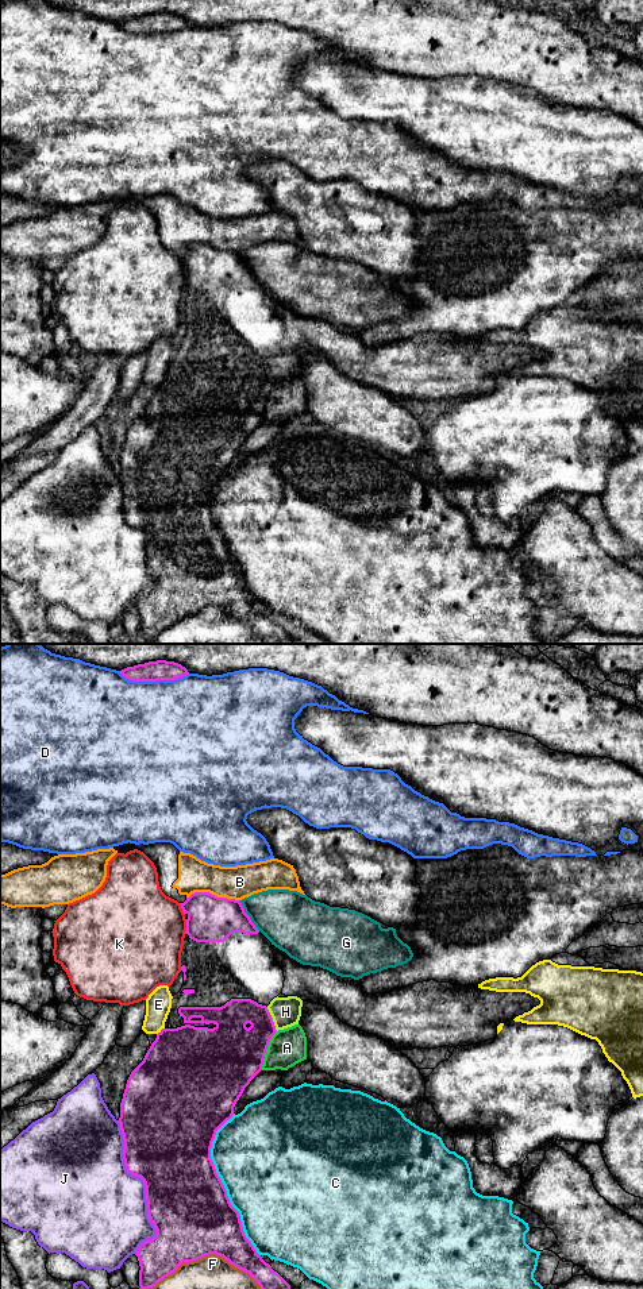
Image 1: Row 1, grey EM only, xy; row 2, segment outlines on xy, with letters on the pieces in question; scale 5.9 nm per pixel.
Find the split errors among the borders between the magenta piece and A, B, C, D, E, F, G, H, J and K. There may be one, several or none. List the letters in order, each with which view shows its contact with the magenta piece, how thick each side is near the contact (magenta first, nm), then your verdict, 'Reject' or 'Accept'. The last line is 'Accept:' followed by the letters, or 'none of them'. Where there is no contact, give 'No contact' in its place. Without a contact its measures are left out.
A: Touches magenta in xy. Thickness 400 nm (magenta) against 220 nm. Reject
B: Touches magenta in xy. Thickness 280 nm (magenta) against 200 nm. Reject
C: Touches magenta in xy. Thickness 480 nm (magenta) against 500 nm. Reject
D: Touches magenta in xy. Thickness 130 nm (magenta) against 500 nm. Reject
E: Touches magenta in xy. Thickness 480 nm (magenta) against 150 nm. Reject
F: Touches magenta in xy. Thickness 480 nm (magenta) against 400 nm. Reject
G: Touches magenta in xy. Thickness 280 nm (magenta) against 340 nm. Reject
H: Touches magenta in xy. Thickness 260 nm (magenta) against 180 nm. Accept
J: Touches magenta in xy. Thickness 460 nm (magenta) against 460 nm. Reject
K: Touches magenta in xy. Thickness 280 nm (magenta) against 480 nm. Reject
Accept: H

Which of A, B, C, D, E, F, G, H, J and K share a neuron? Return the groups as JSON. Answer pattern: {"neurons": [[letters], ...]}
{"neurons": [["A"], ["B"], ["C"], ["D"], ["E"], ["F"], ["G"], ["H"], ["J"], ["K"]]}

